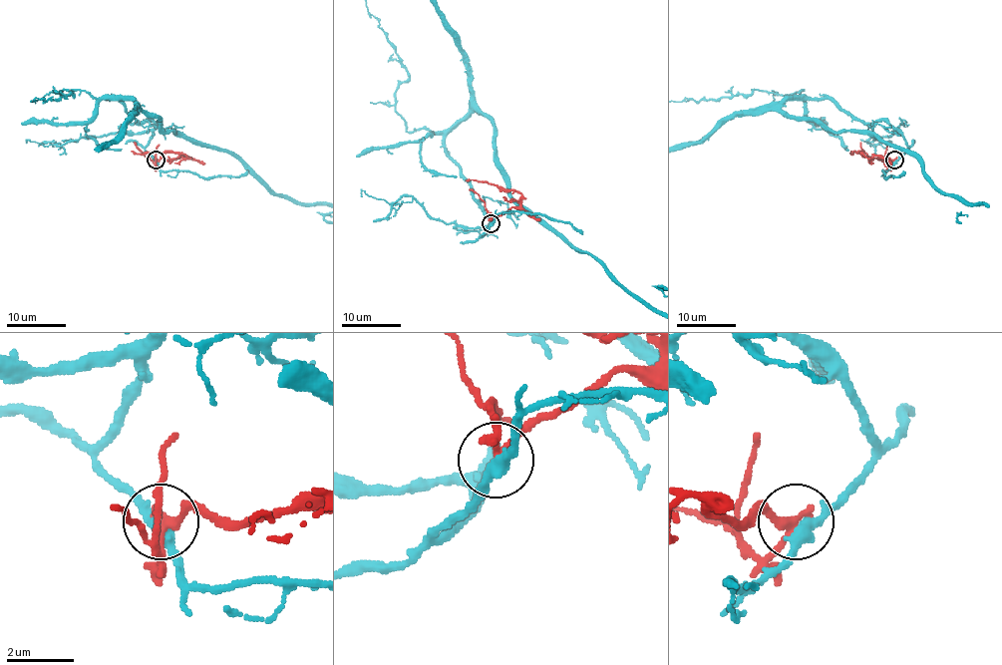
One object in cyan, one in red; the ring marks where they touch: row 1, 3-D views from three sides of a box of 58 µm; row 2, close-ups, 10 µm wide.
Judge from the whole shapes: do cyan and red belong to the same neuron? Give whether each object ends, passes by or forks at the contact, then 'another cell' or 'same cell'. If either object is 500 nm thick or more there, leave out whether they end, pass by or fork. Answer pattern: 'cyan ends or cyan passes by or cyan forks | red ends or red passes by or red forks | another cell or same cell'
cyan passes by | red passes by | another cell

